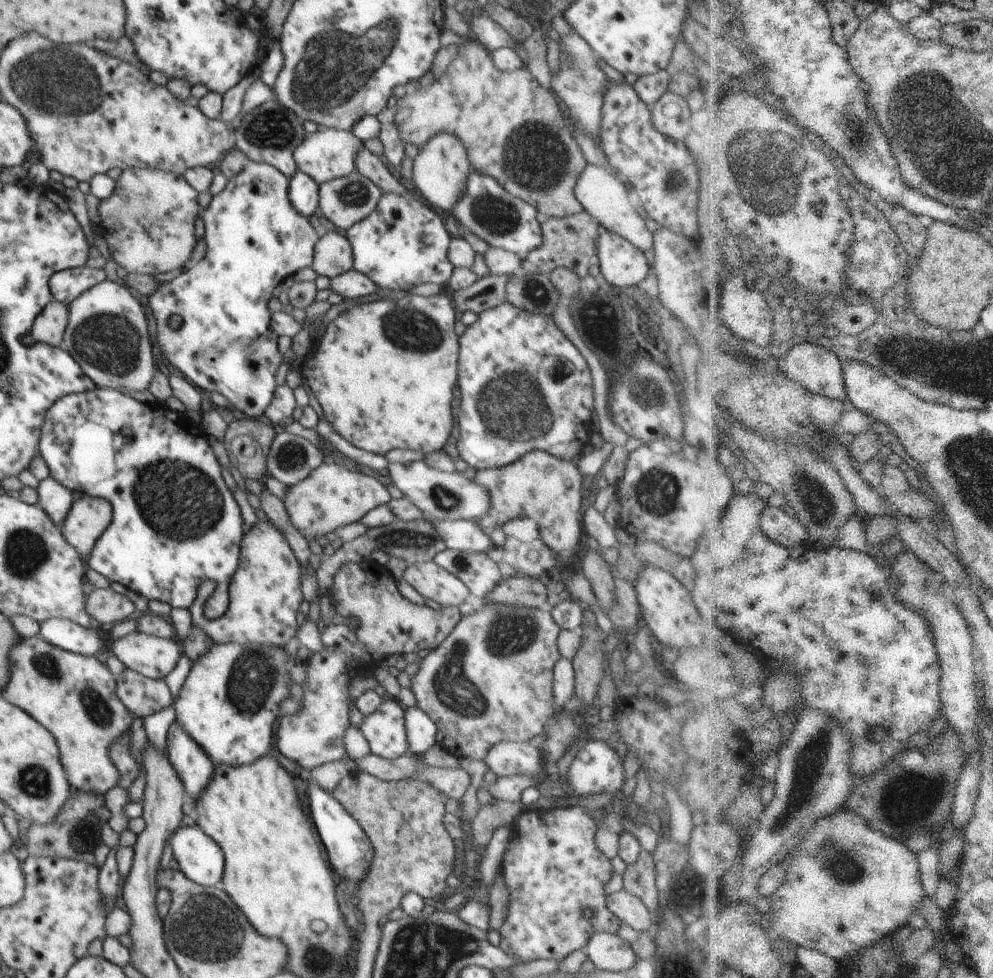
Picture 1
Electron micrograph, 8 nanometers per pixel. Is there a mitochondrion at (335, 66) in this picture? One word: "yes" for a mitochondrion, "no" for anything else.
yes

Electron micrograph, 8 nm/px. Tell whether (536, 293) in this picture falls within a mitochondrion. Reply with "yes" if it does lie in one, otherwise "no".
yes

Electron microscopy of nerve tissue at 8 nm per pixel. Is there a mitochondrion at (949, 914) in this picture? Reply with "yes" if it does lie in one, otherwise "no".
no

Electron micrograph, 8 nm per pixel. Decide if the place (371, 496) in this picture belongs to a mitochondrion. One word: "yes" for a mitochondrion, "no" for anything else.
no

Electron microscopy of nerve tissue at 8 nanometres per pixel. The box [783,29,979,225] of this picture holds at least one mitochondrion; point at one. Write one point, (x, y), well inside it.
(861, 147)

